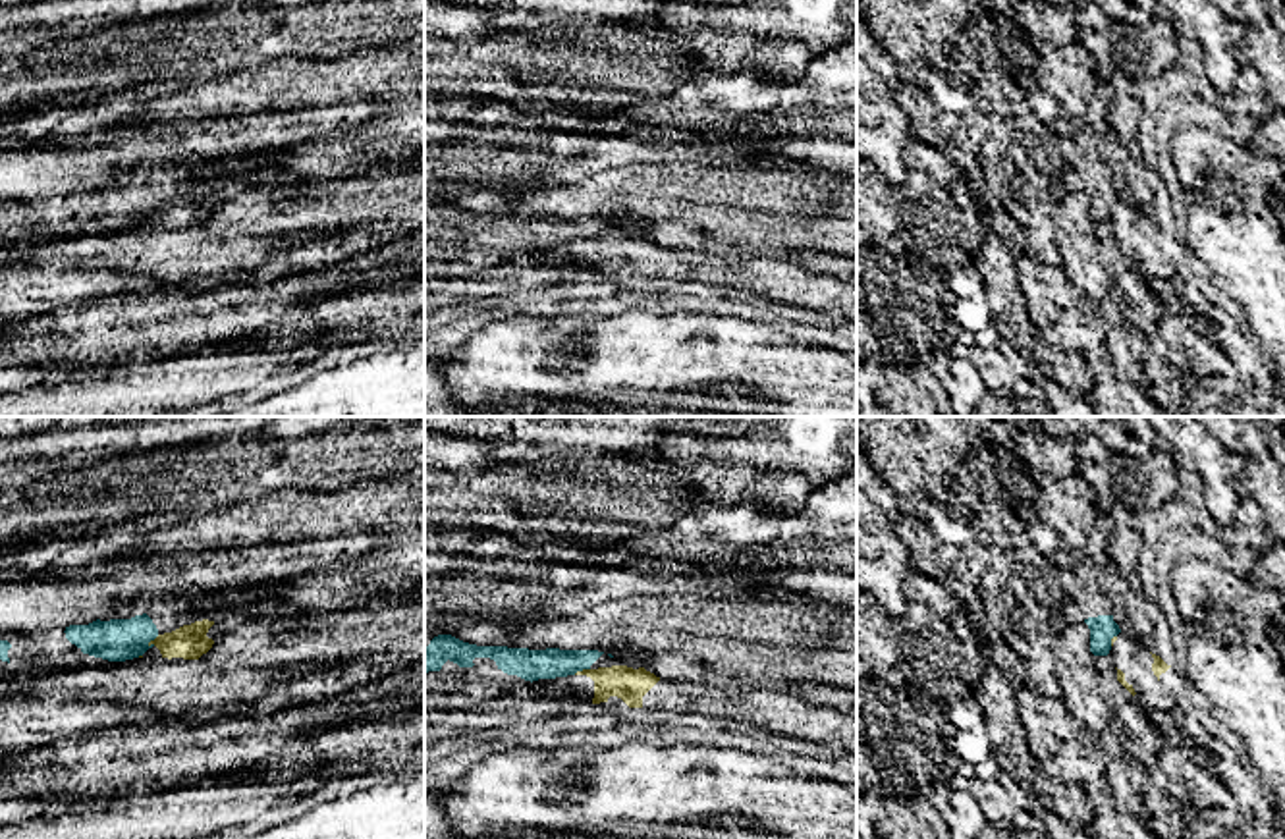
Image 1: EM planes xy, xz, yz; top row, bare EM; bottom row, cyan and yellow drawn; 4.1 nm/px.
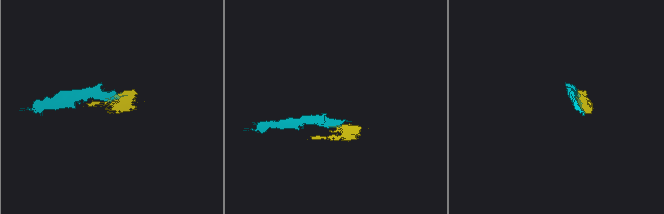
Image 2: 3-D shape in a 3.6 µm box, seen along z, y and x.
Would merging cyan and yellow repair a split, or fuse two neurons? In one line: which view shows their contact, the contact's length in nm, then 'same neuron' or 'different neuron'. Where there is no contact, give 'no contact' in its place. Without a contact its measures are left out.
contact in xy; length 70 nm; different neuron

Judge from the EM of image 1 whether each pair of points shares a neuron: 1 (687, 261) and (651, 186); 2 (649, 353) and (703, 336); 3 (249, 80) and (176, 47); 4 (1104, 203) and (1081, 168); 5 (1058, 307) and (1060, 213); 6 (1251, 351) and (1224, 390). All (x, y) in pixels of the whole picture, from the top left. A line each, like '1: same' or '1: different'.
1: different
2: same
3: different
4: same
5: different
6: different

